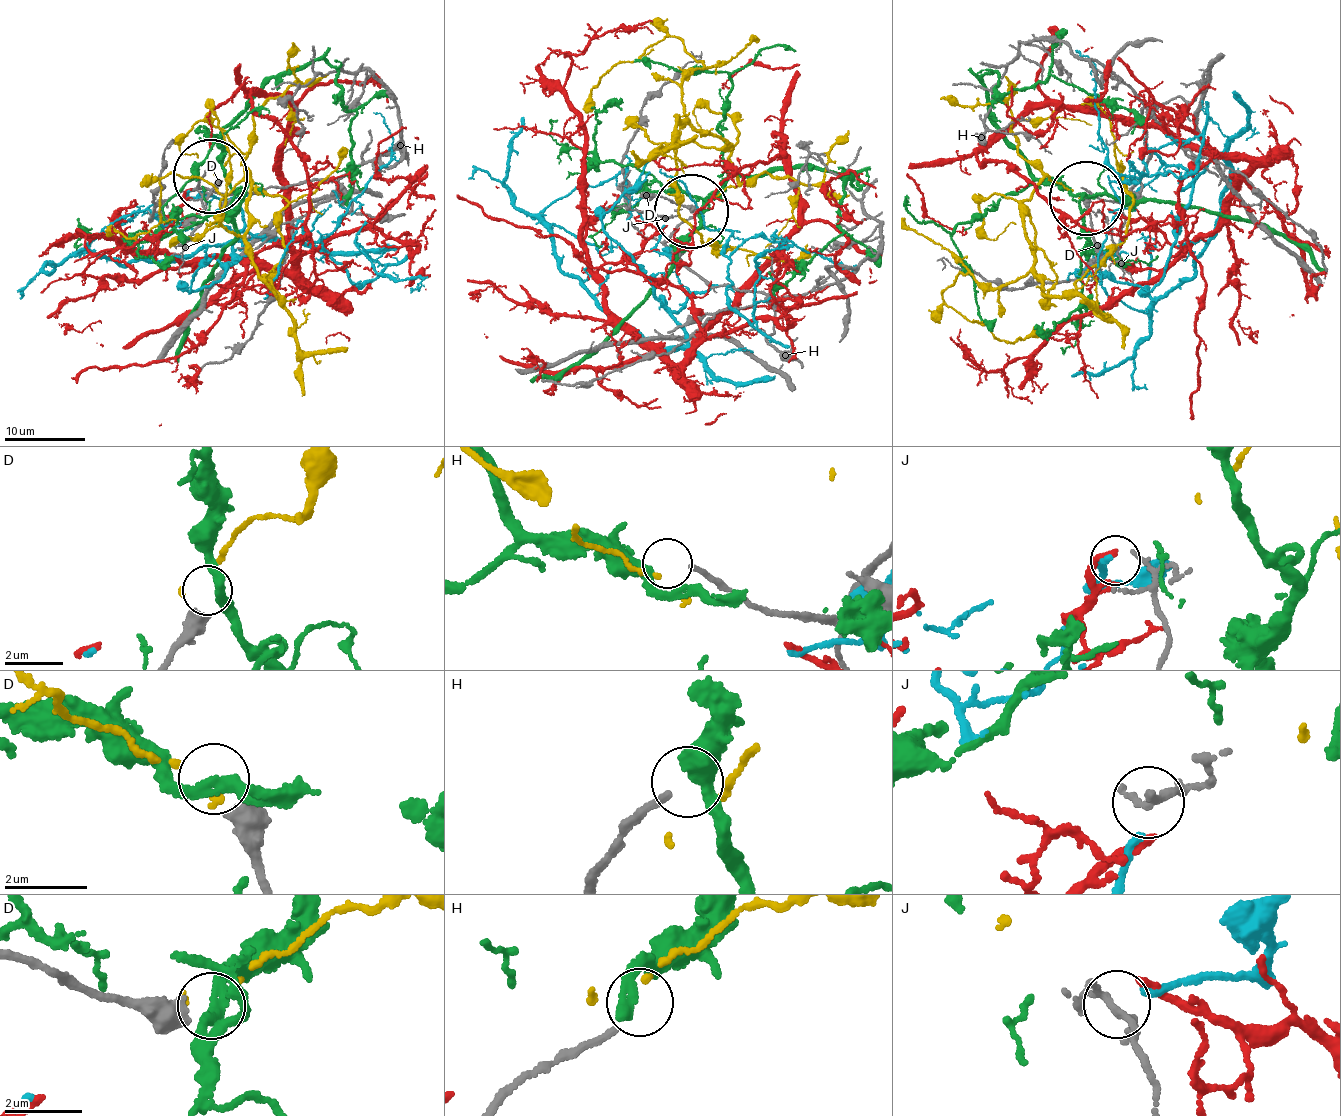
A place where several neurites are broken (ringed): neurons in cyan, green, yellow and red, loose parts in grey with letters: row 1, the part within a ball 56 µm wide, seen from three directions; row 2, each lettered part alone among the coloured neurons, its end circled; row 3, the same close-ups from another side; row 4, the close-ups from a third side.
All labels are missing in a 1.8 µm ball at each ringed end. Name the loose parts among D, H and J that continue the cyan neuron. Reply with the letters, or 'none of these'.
none of these

